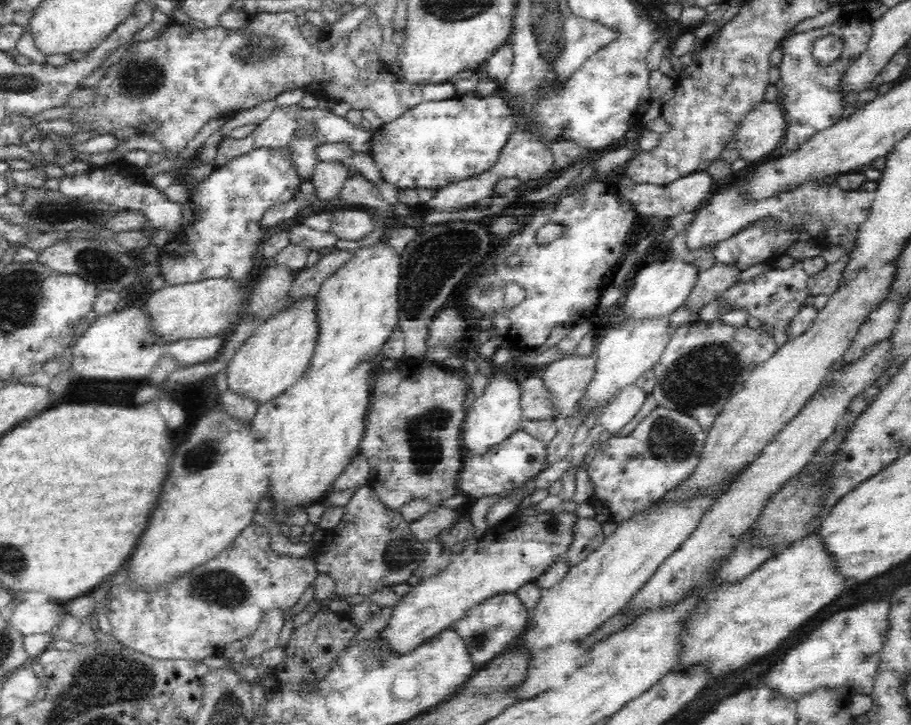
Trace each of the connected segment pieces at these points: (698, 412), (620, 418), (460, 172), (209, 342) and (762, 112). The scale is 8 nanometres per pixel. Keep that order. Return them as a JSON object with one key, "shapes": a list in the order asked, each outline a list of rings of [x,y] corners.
{"shapes":[[[[719,318],[709,322],[696,320],[692,327],[694,330],[674,332],[668,336],[663,353],[653,366],[655,384],[651,394],[658,405],[693,417],[704,431],[708,431],[712,422],[725,408],[725,402],[742,388],[753,370],[766,362],[777,351],[778,346],[772,333],[760,327],[730,326]]],[[[634,384],[624,389],[616,399],[606,405],[600,419],[608,432],[616,432],[629,422],[640,409],[645,397],[646,392]]],[[[496,94],[490,97],[462,95],[424,102],[413,106],[401,117],[383,124],[374,131],[370,155],[380,169],[384,181],[391,182],[397,187],[418,186],[437,190],[448,182],[474,176],[476,172],[490,166],[498,156],[506,140],[506,134],[510,132],[510,122],[510,107]]],[[[180,336],[167,344],[168,353],[183,362],[181,367],[210,360],[221,349],[221,338],[218,337]]],[[[780,98],[762,100],[742,120],[735,136],[741,157],[749,162],[775,153],[788,126],[787,110]]]]}

